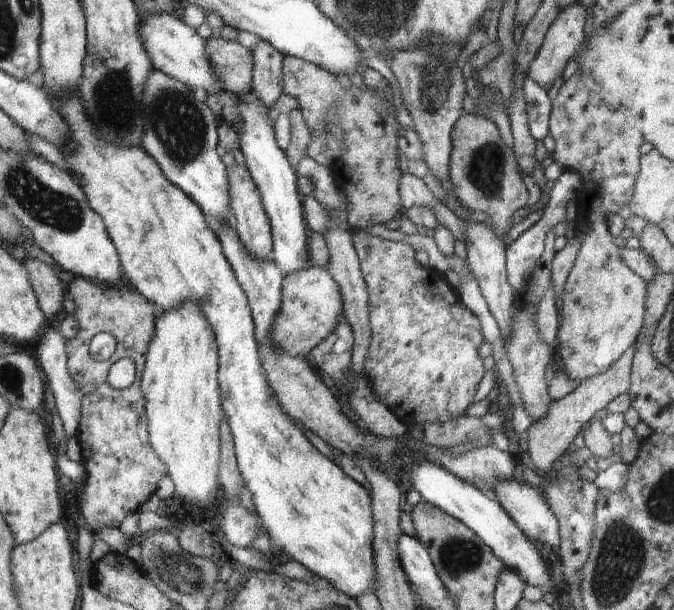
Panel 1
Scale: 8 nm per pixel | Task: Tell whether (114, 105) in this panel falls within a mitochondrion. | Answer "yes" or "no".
yes

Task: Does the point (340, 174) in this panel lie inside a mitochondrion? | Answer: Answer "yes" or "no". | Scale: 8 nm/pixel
no

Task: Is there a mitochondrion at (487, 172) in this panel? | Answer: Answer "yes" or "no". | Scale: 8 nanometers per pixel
yes

